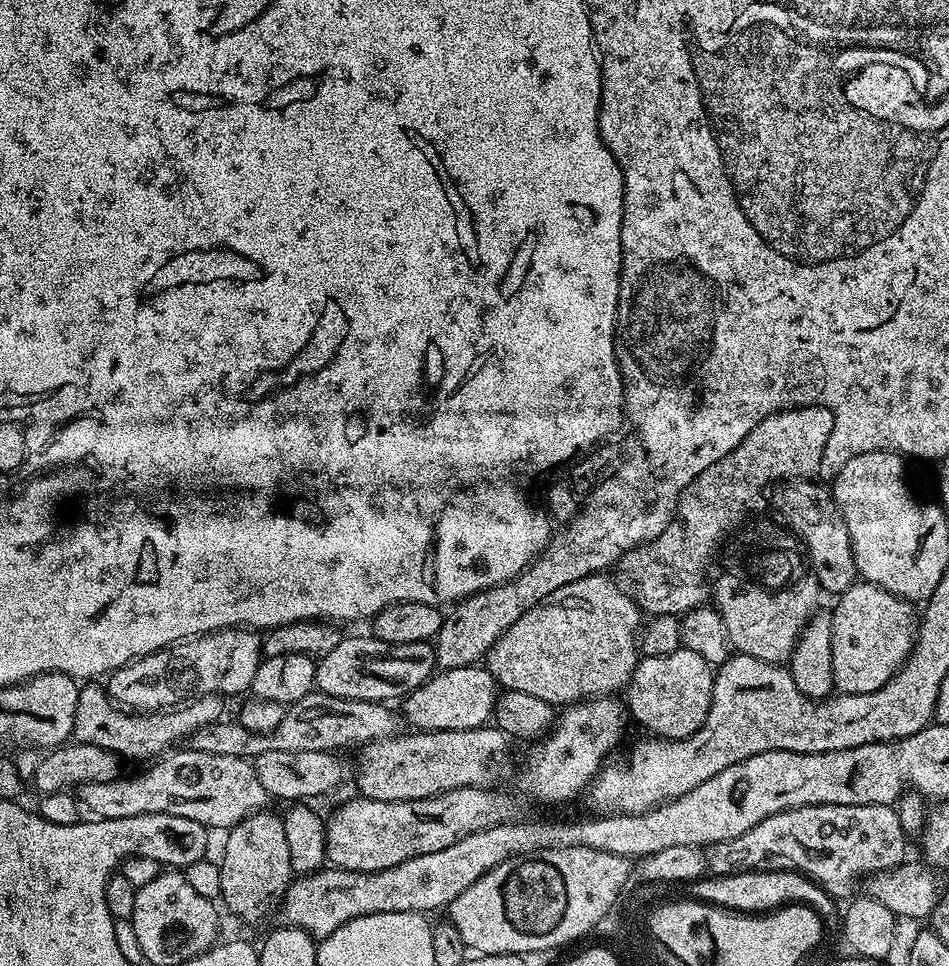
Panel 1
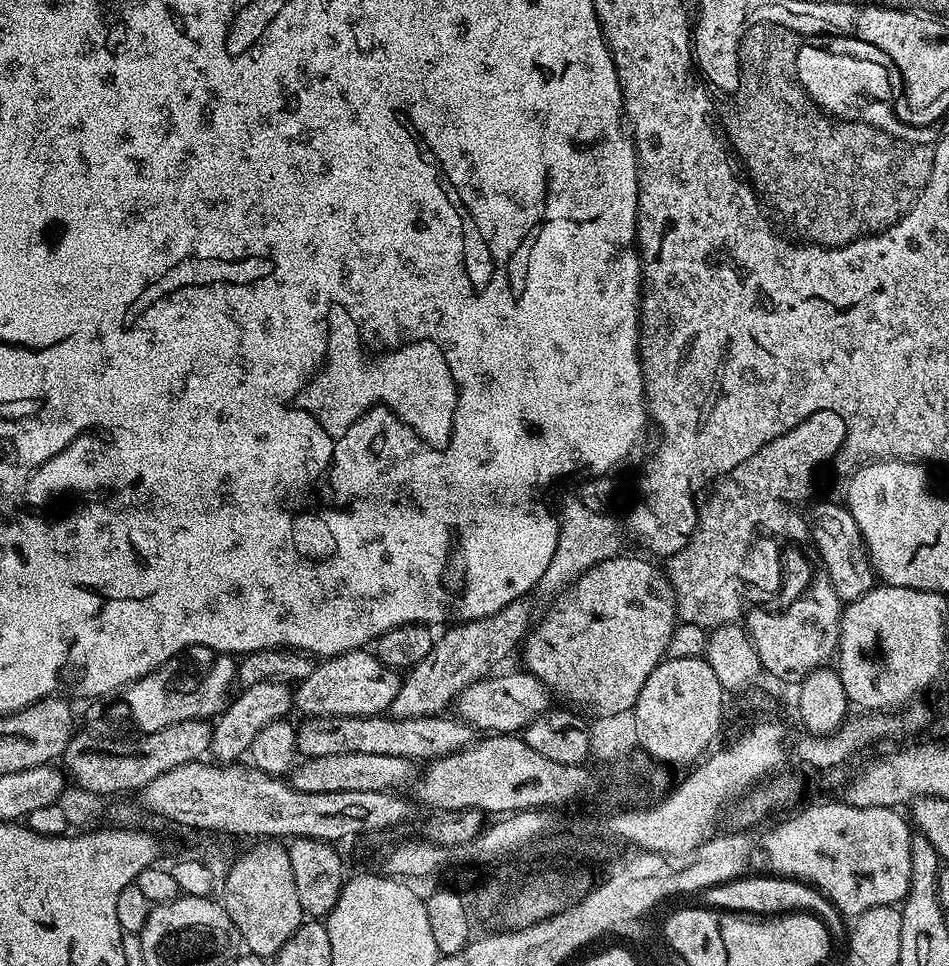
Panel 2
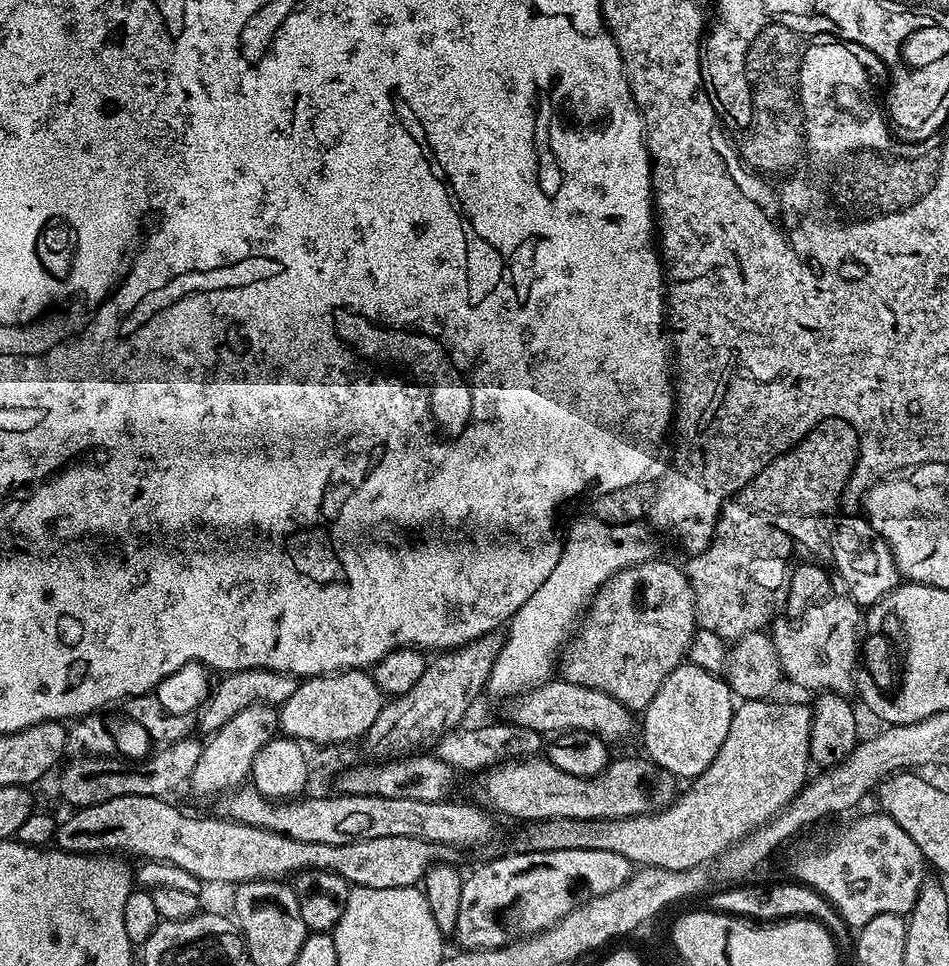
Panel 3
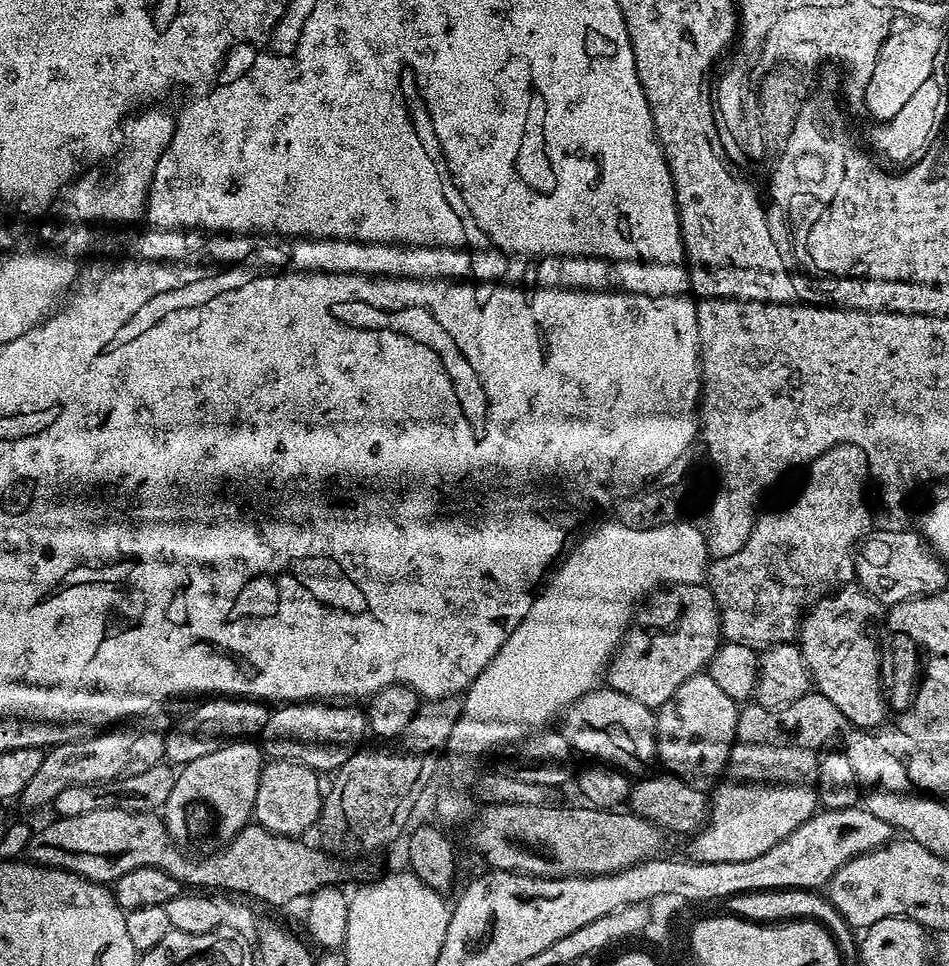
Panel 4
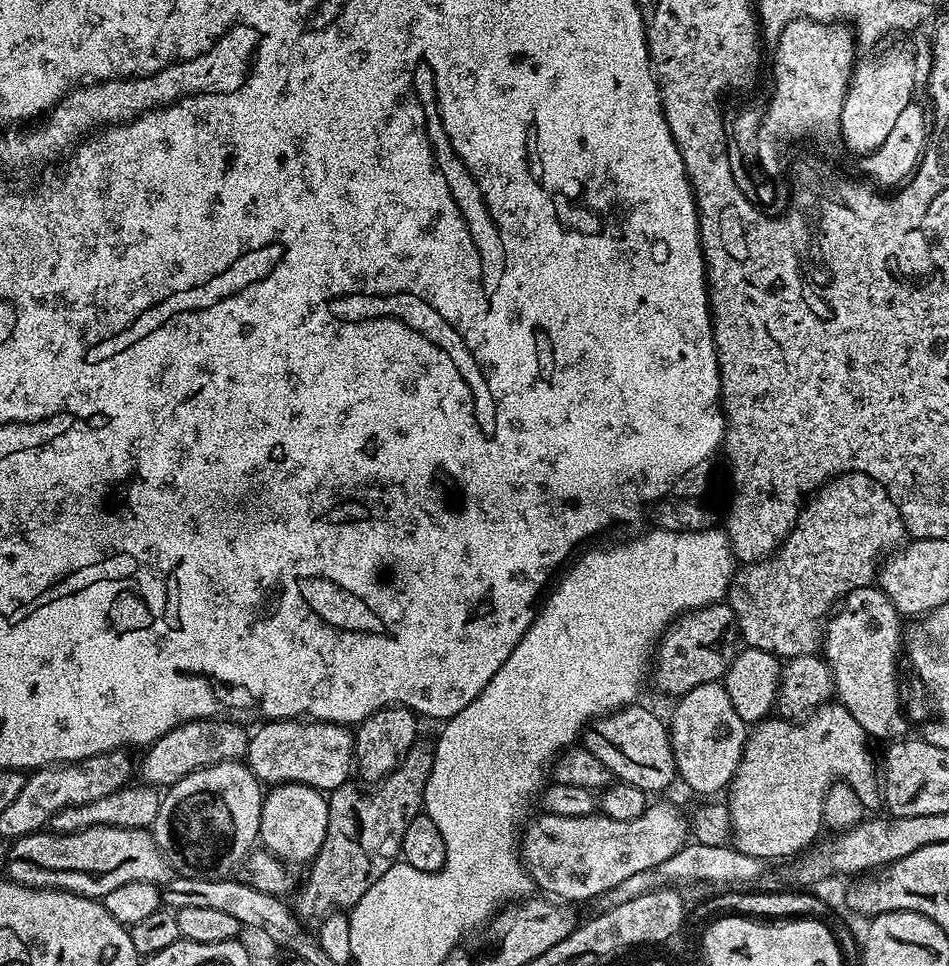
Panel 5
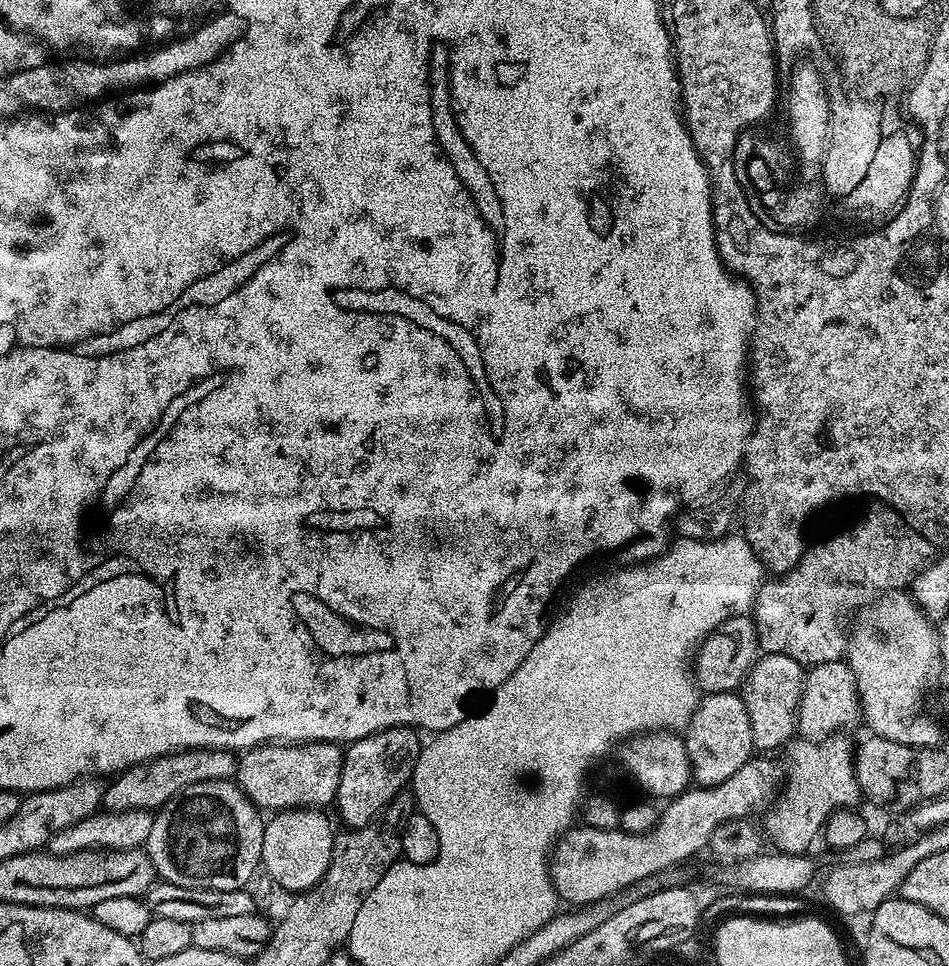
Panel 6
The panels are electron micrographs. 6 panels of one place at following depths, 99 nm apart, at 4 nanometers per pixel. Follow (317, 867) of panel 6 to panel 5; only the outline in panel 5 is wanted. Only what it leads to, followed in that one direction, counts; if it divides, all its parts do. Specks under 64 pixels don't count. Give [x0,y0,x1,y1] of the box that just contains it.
[259,784,328,865]

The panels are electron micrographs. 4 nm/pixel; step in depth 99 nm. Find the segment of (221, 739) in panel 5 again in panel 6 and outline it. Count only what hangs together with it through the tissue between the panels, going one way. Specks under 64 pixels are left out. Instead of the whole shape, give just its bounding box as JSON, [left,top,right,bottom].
[103,748,238,812]

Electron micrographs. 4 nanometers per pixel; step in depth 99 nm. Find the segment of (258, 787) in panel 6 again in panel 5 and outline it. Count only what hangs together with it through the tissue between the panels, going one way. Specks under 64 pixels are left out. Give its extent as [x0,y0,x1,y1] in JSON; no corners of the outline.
[246,718,356,794]

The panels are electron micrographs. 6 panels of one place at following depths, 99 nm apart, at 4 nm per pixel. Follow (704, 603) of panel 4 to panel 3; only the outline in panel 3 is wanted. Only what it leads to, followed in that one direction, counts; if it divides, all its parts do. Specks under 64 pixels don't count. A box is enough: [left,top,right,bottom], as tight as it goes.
[559,558,697,714]

